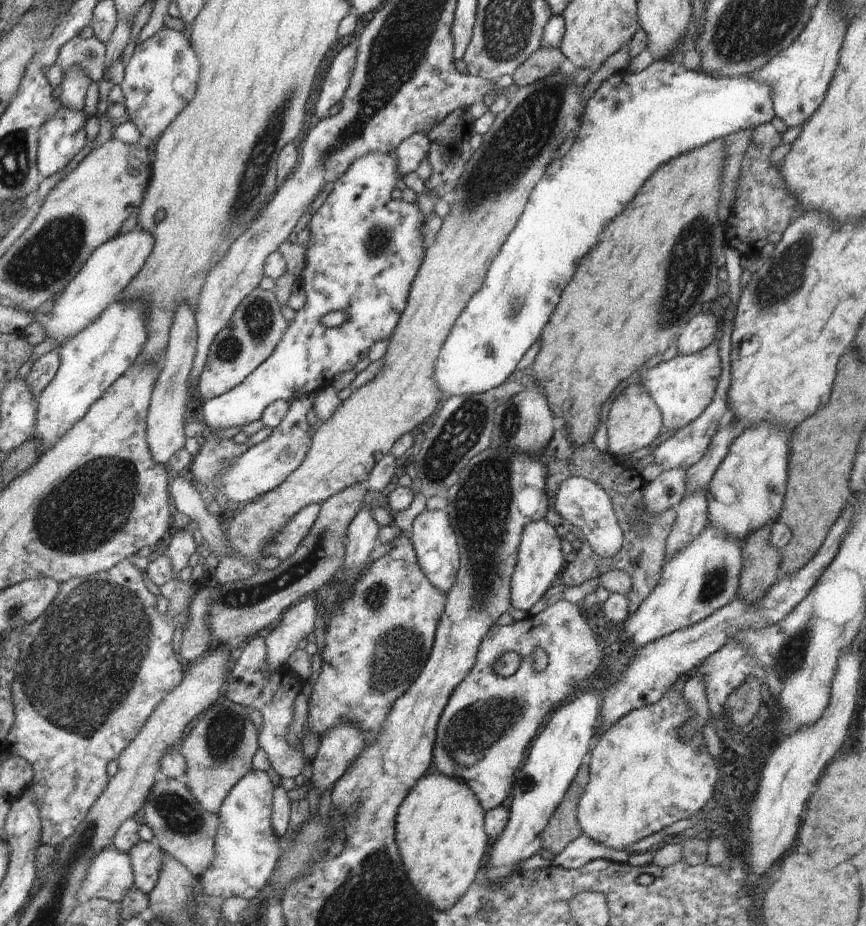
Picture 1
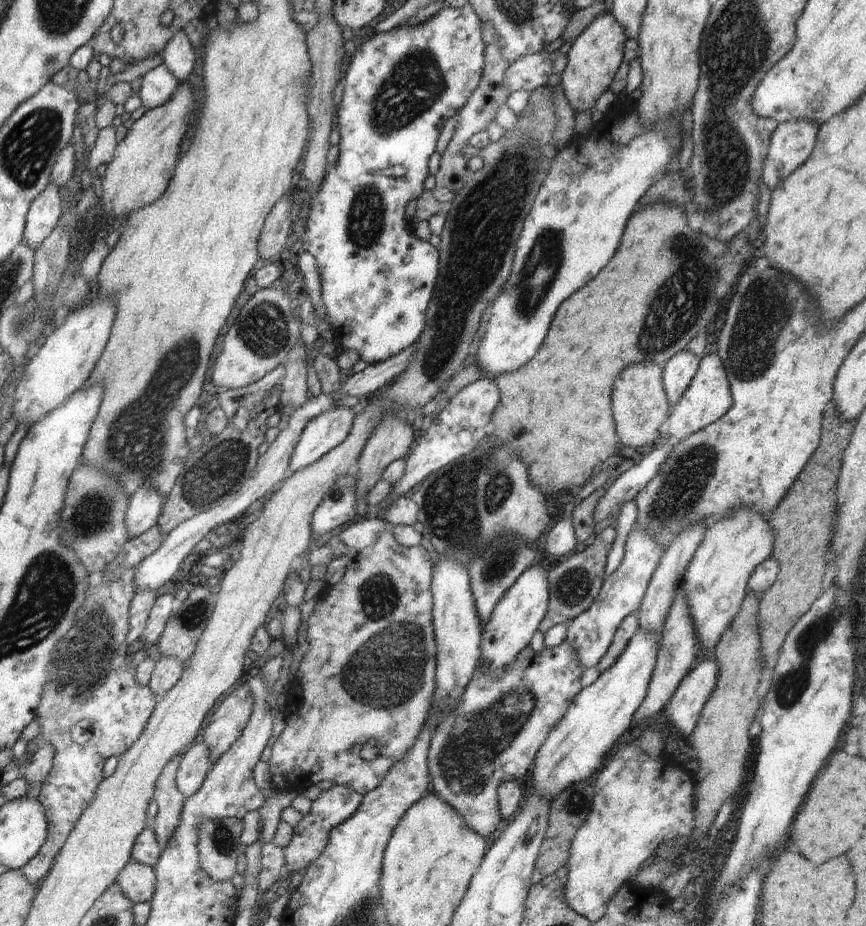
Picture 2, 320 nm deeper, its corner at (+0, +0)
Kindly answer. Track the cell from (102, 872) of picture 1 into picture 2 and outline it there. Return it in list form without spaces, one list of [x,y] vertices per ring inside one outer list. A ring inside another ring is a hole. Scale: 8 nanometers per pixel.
[[[135,861],[127,863],[117,876],[117,886],[134,904],[150,902],[156,888],[156,875],[152,867]]]

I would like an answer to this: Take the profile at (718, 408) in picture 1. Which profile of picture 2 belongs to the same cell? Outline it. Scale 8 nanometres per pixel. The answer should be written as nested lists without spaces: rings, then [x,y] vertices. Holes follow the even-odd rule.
[[[675,441],[671,443],[661,448],[655,447],[638,465],[615,477],[613,483],[596,504],[593,521],[596,524],[595,528],[597,531],[603,527],[606,520],[611,518],[612,514],[608,510],[632,500],[637,495],[637,492],[654,478],[667,456],[670,456],[671,448]]]

